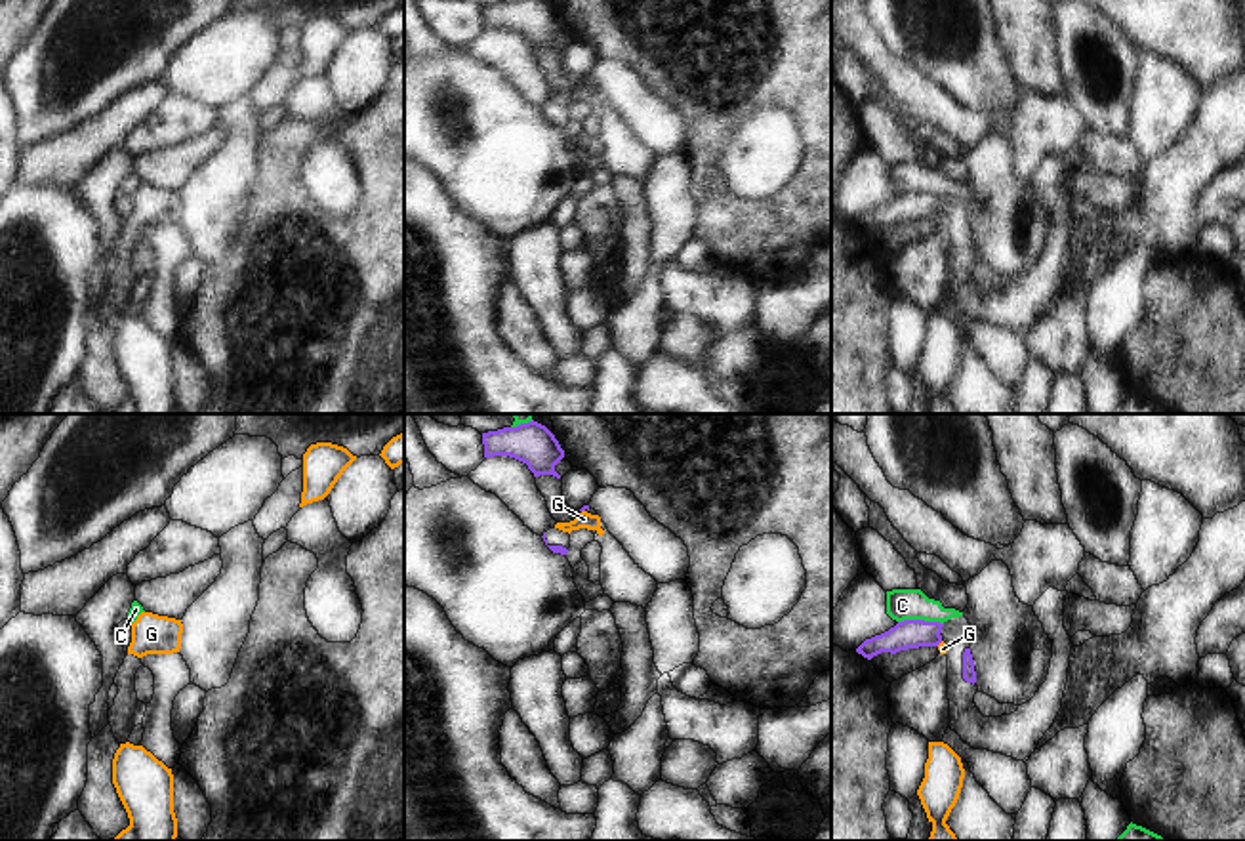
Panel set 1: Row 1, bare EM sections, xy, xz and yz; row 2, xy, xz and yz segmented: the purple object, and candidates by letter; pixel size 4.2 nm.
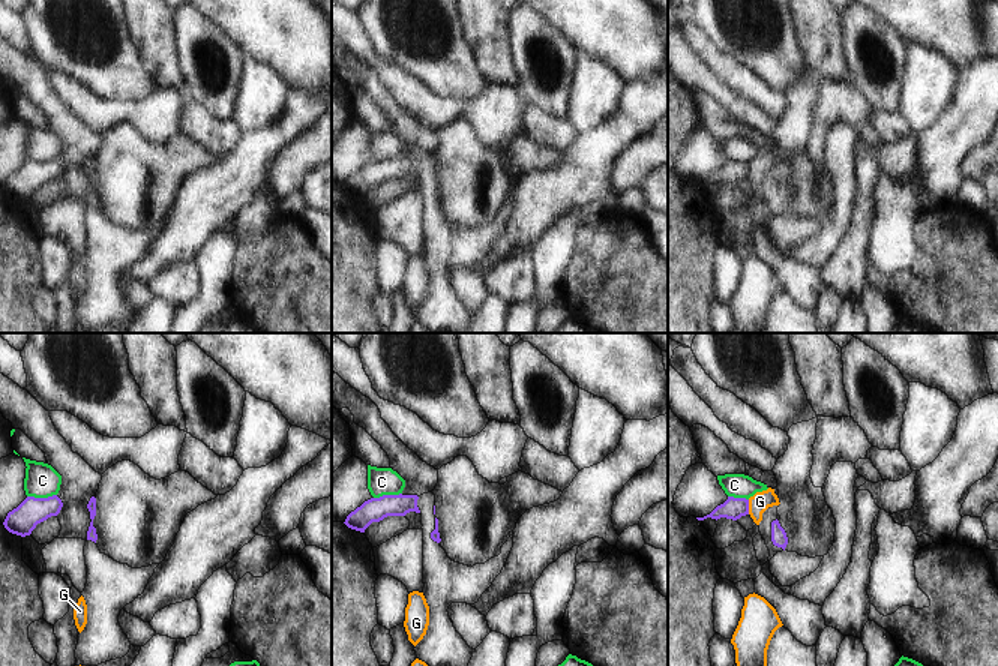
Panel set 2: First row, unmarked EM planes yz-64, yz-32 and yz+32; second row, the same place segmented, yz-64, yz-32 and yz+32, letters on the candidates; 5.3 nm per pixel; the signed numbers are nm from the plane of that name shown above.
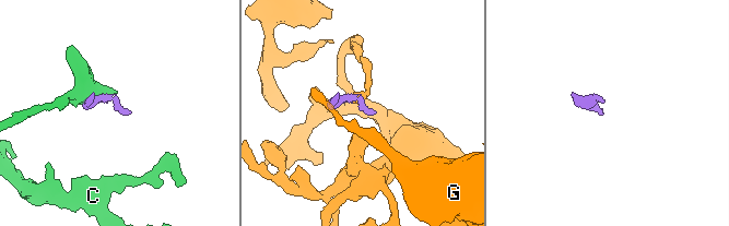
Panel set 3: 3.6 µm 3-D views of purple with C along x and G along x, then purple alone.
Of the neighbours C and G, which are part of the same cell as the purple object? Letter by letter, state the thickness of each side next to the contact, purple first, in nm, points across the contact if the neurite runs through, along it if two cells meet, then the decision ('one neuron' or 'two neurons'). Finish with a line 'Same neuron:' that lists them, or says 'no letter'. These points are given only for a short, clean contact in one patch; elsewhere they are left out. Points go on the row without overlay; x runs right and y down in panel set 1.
C: 130 nm thick on the purple side, 130 nm on the other; two neurons
G: 130 nm thick on the purple side, 40 nm on the other; border along yz (942, 214), (937, 218); two neurons
Same neuron: no letter

